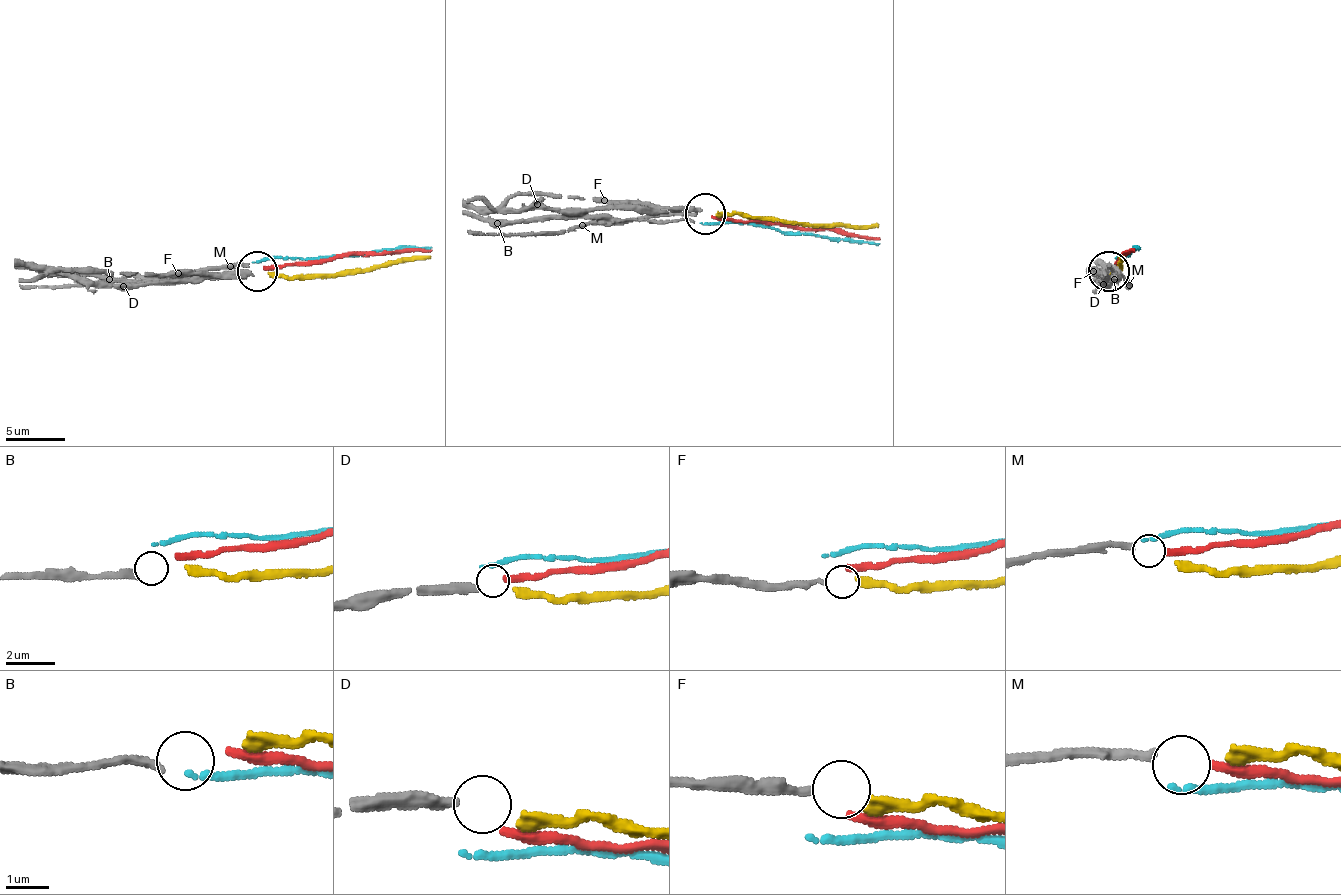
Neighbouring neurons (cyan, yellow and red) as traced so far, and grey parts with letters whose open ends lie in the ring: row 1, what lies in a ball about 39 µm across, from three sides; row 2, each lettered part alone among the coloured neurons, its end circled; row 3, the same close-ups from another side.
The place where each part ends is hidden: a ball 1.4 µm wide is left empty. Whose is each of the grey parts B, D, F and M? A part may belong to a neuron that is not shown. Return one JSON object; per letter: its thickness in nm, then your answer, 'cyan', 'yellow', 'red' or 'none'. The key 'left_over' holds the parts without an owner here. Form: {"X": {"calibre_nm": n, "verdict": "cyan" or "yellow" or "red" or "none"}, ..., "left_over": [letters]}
{"B": {"calibre_nm": 220, "verdict": "none"}, "D": {"calibre_nm": 320, "verdict": "none"}, "F": {"calibre_nm": 220, "verdict": "yellow"}, "M": {"calibre_nm": 200, "verdict": "red"}, "left_over": ["B", "D"]}

